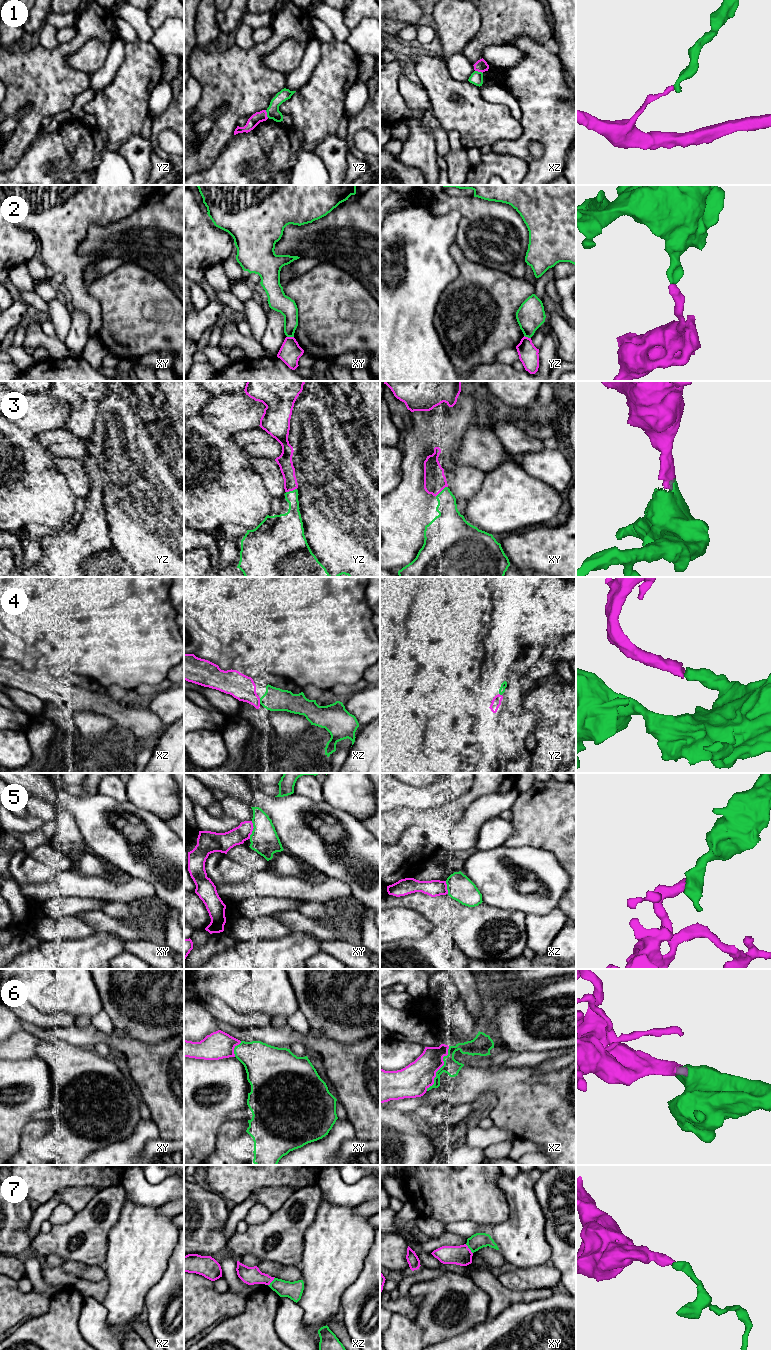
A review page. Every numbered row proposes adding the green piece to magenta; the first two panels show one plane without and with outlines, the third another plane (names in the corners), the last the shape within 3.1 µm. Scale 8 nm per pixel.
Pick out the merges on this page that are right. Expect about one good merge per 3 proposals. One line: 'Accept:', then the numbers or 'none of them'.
Accept: 3, 4, 6

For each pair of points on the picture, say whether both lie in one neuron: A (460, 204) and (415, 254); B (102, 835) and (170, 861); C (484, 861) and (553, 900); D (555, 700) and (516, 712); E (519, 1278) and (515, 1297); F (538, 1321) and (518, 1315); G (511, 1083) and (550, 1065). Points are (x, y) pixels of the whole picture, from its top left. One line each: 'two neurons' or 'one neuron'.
A: two neurons
B: one neuron
C: one neuron
D: two neurons
E: two neurons
F: one neuron
G: two neurons

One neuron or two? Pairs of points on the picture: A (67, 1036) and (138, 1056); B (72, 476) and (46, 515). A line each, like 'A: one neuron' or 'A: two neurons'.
A: one neuron
B: two neurons

